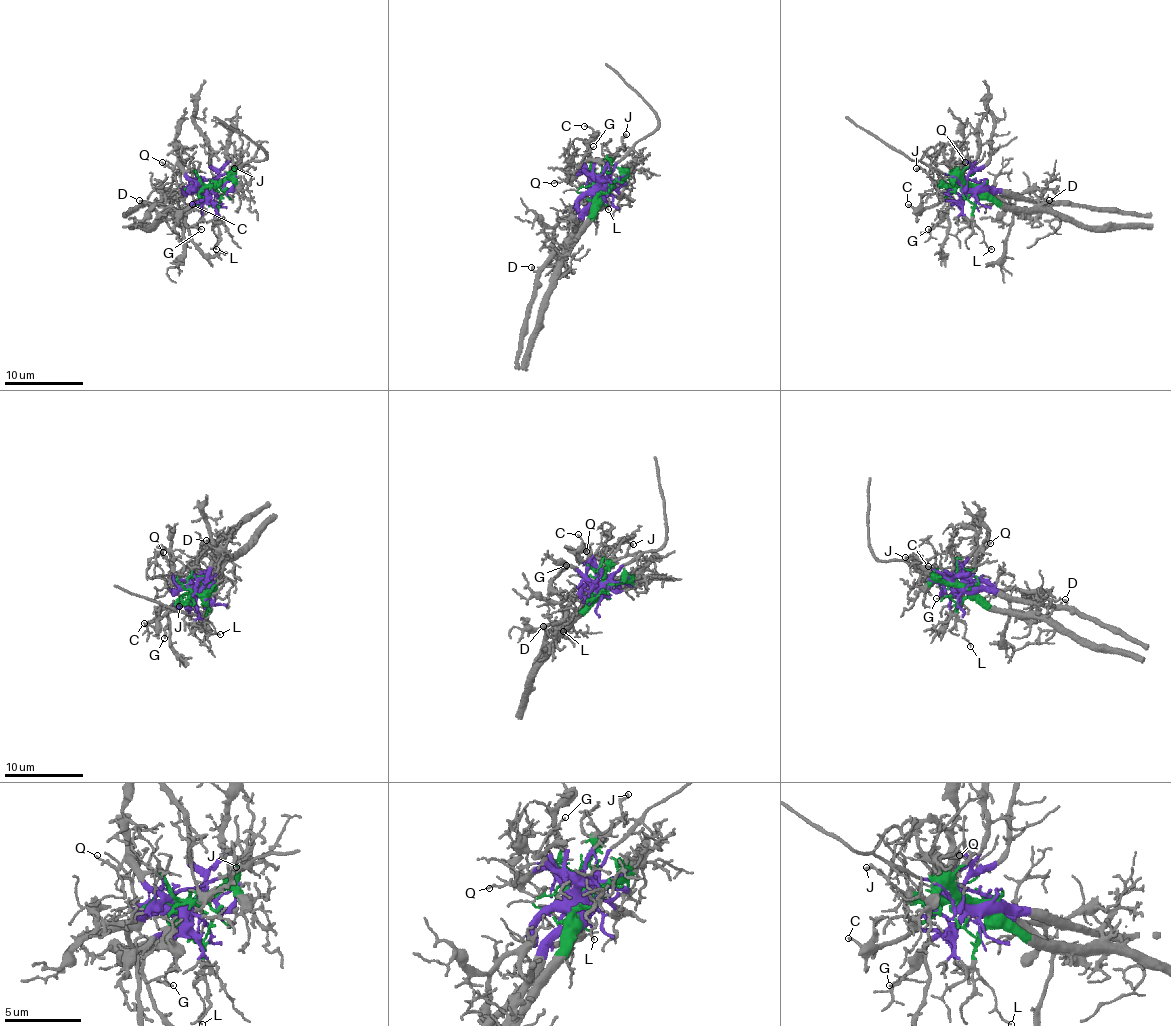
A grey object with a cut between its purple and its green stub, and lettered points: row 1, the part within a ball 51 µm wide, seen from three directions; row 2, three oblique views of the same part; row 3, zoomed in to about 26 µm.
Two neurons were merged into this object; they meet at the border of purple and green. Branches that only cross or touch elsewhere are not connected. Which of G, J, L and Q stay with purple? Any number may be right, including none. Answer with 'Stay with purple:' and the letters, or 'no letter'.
Stay with purple: G, Q

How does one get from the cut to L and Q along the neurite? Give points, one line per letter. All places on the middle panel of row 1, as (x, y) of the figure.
L: (603, 191), (599, 195), (609, 191), (605, 199), (609, 201), (609, 209)
Q: (603, 191), (585, 173), (553, 183)

